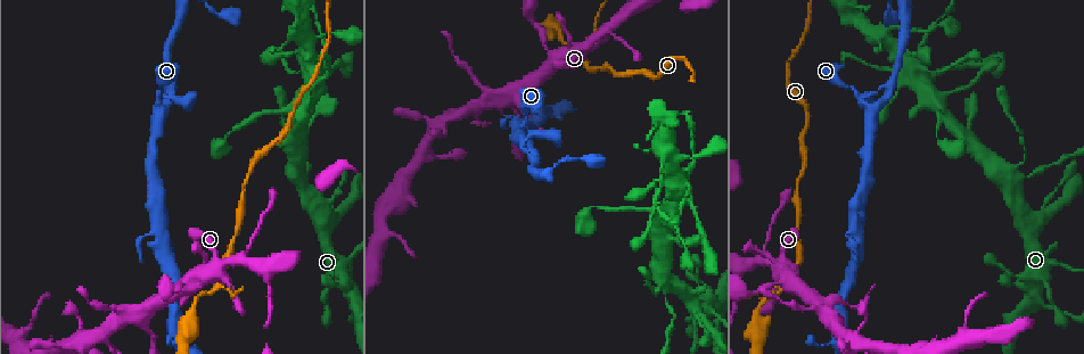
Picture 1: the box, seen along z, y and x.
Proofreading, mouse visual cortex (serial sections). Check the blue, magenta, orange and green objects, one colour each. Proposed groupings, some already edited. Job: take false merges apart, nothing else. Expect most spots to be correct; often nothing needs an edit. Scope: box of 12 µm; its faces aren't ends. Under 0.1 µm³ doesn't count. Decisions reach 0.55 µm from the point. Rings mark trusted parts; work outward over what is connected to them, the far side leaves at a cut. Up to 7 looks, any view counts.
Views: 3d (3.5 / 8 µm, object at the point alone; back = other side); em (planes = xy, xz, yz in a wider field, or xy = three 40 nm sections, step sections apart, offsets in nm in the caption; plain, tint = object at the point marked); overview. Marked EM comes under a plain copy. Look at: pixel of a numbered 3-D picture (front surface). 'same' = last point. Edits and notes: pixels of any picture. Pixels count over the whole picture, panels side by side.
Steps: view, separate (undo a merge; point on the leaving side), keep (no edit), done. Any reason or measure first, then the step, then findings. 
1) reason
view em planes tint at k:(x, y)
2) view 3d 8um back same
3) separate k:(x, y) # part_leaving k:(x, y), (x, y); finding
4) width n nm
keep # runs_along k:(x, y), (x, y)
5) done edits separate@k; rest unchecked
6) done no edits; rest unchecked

view 3d 3.5um at 1:(221, 287)

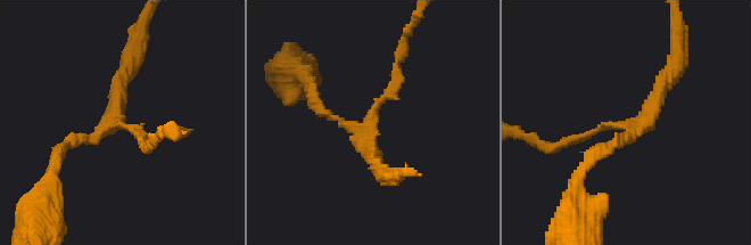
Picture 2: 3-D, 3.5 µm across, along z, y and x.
arms 3; arm_widths 100, 150, 200 nm; need the tissue
view em xy step 1 tint at 2:(368, 141)

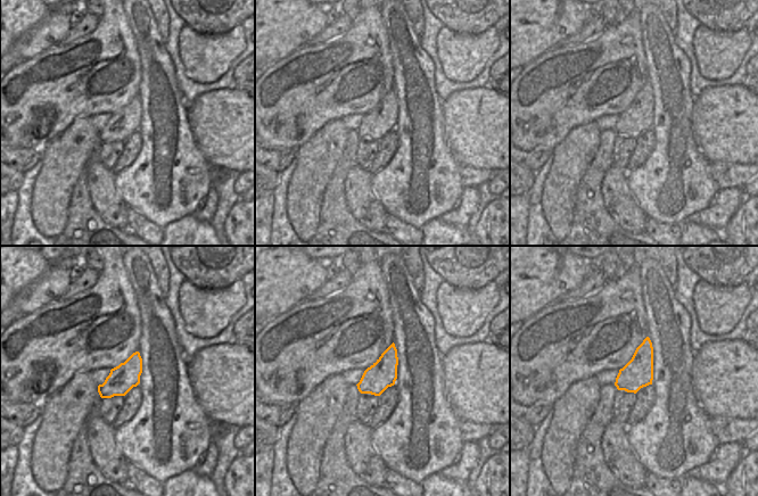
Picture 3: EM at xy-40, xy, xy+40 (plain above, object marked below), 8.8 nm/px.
keep # runs_along 2:(677, 60), (643, 123), (599, 150); one cell here

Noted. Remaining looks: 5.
sudden change in width
view 3d 3.5um back at 1:(322, 63)

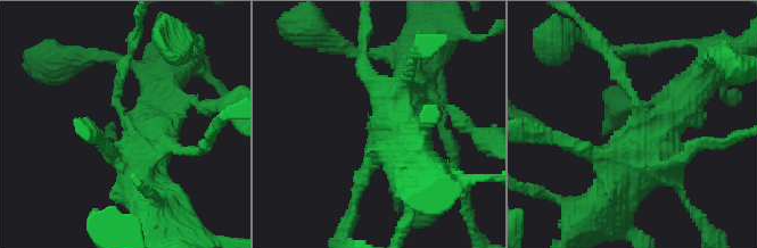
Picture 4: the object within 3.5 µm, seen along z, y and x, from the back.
arms 4; arm_widths 150, 200, 500, 600 nm; shape alone is not enough
view em planes tint at 4:(122, 119)

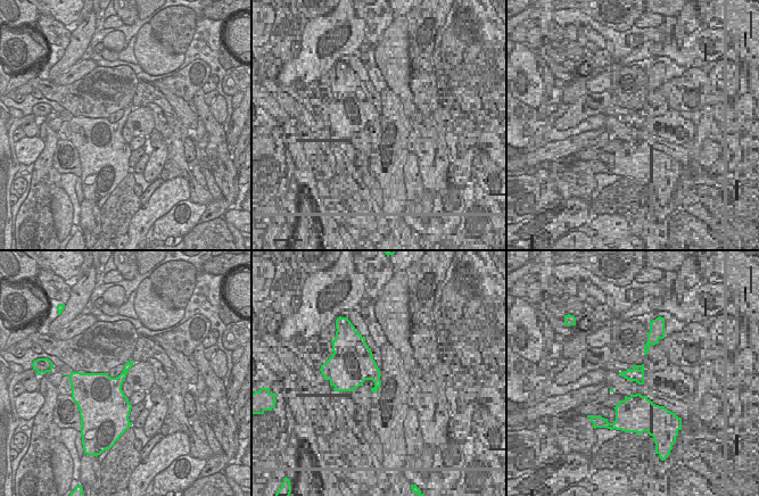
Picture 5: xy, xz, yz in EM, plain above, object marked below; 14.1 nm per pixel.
keep # all the same cell

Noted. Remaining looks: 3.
sudden change in width
view 3d 3.5um at 1:(665, 299)

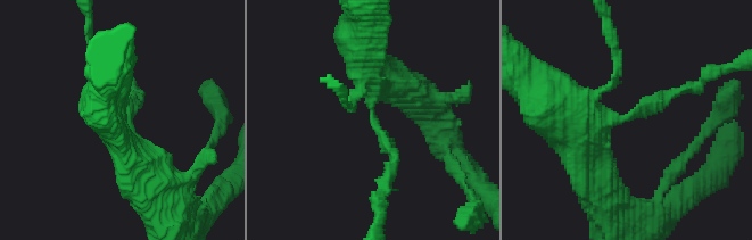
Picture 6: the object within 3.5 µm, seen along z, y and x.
arm_widths 150, 400 nm; shape alone is not enough
view em xy step 3 tint at 6:(630, 117)

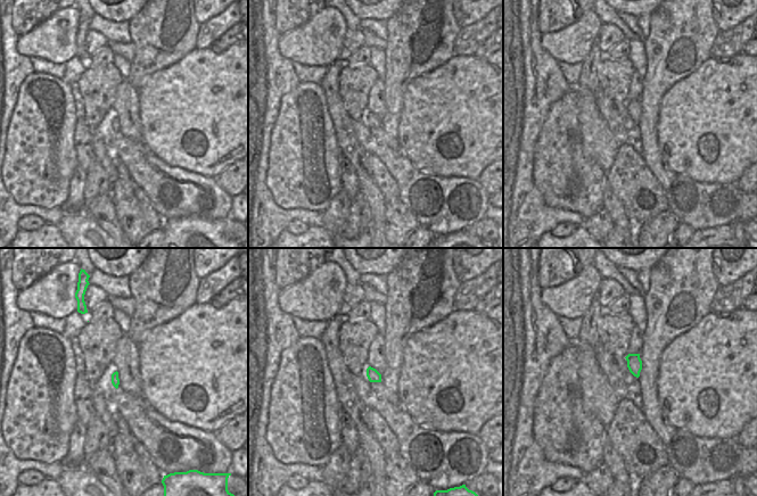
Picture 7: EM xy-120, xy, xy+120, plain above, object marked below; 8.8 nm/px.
keep # runs_along 6:(592, 162), (585, 151), (603, 120), (687, 89); continuous, no second cell

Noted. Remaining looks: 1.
done no edits; rest unchecked

